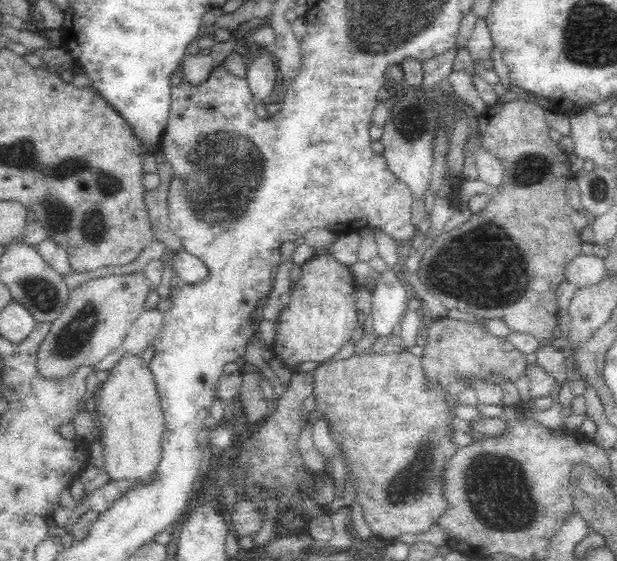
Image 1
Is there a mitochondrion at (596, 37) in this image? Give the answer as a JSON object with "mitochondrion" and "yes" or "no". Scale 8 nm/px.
{"mitochondrion":"yes"}

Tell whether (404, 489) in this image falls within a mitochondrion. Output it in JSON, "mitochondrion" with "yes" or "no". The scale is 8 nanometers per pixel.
{"mitochondrion":"yes"}

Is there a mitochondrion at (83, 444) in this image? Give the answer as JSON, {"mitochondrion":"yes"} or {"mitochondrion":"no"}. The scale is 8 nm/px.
{"mitochondrion":"no"}

